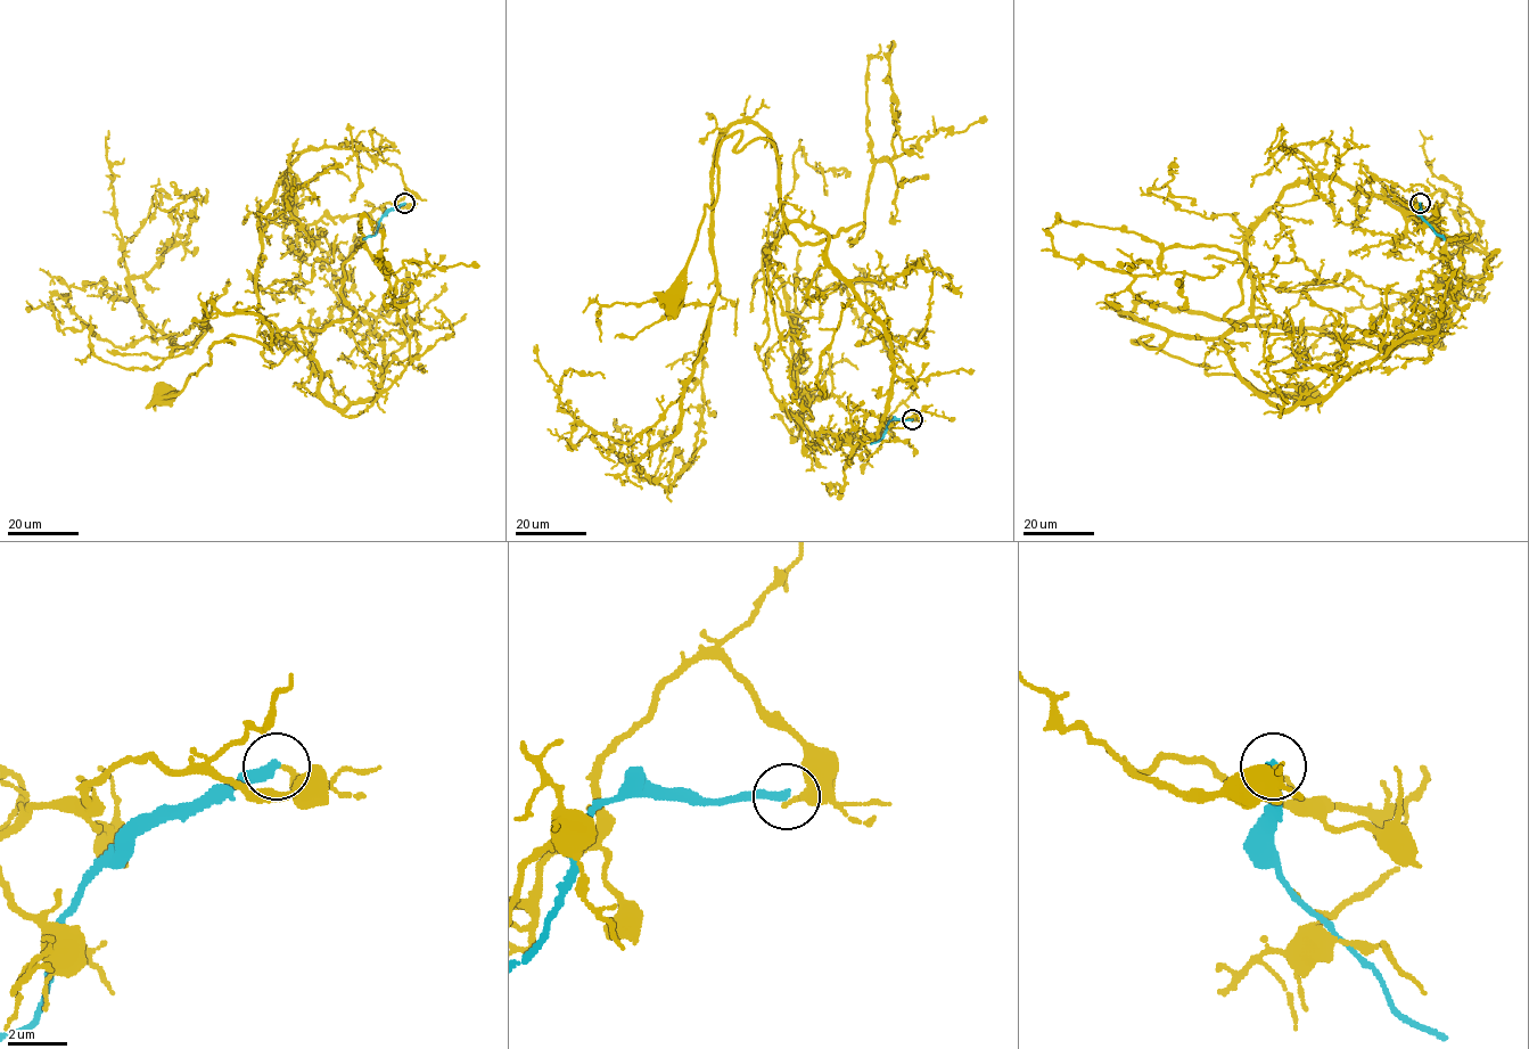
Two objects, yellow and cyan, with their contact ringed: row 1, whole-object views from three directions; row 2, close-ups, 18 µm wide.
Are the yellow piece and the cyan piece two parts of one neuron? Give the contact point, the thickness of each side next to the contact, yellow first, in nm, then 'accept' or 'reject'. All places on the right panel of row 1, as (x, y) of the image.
place (1420, 203); calibres 240 and 320 nm; reject

